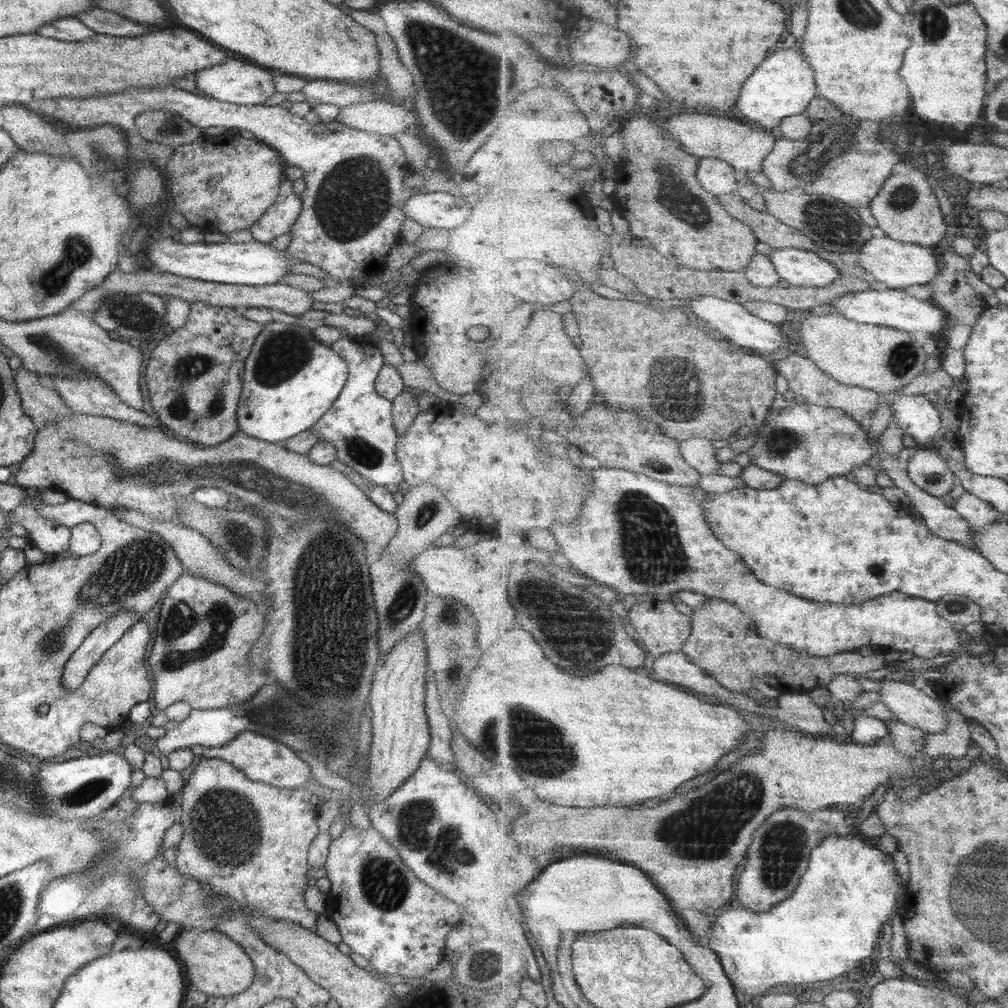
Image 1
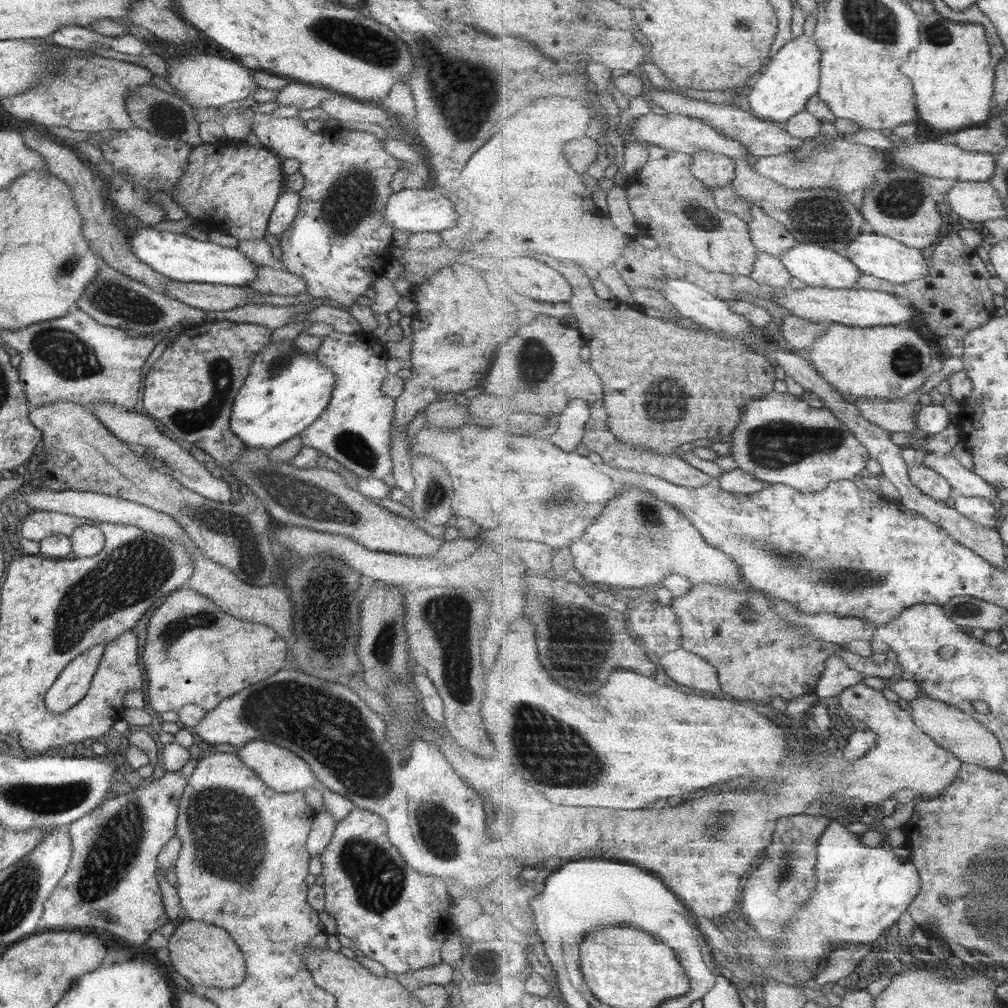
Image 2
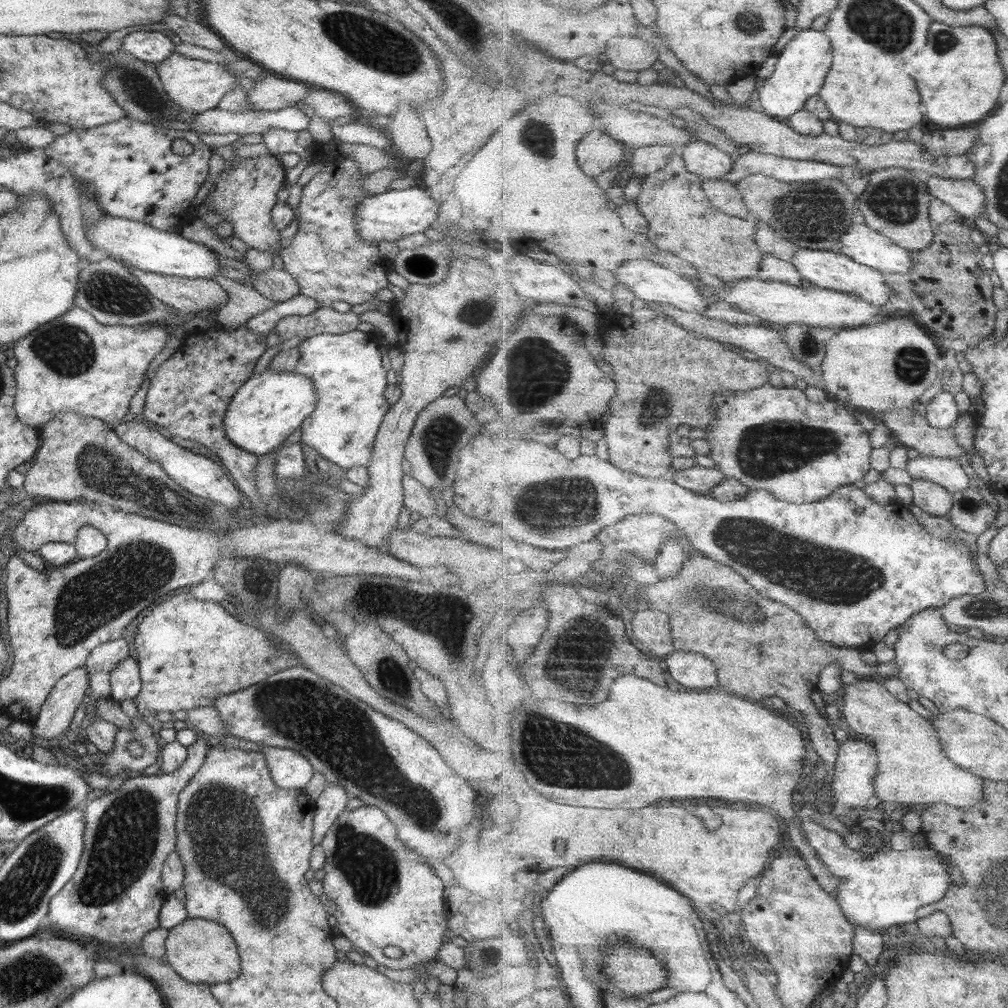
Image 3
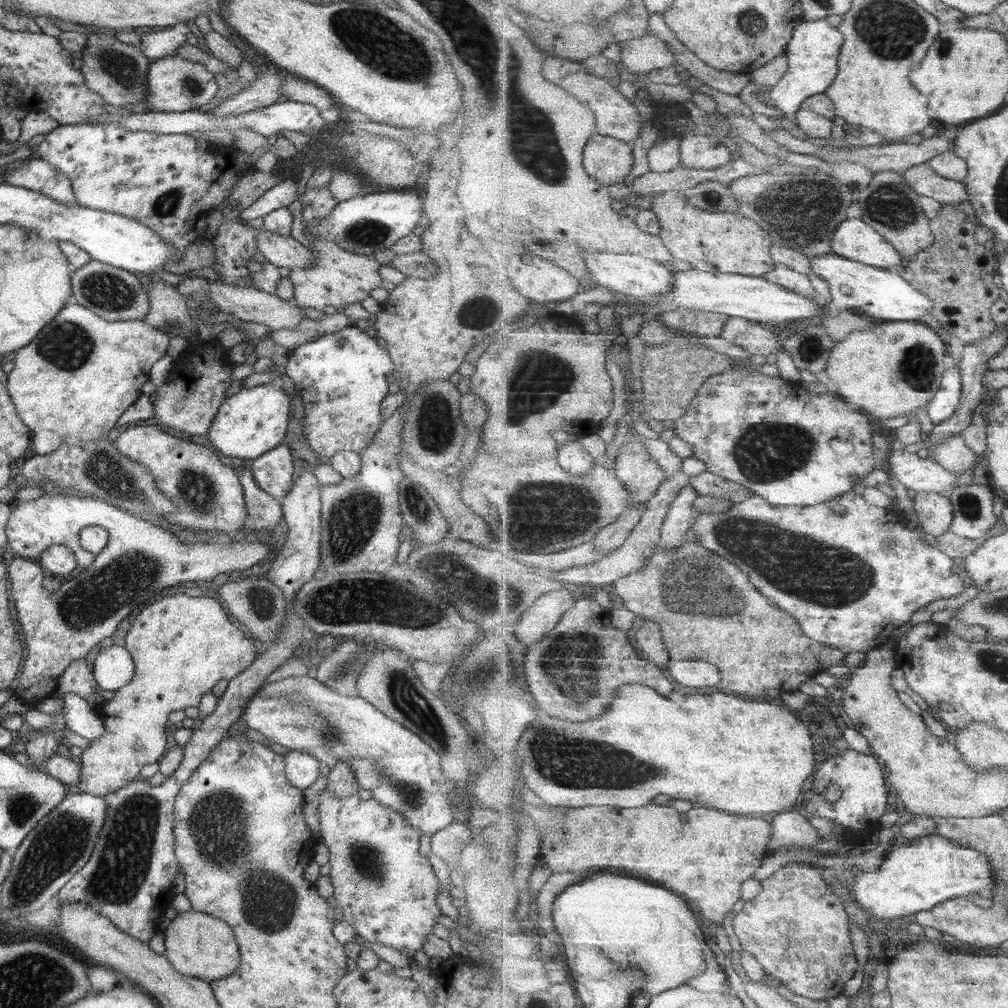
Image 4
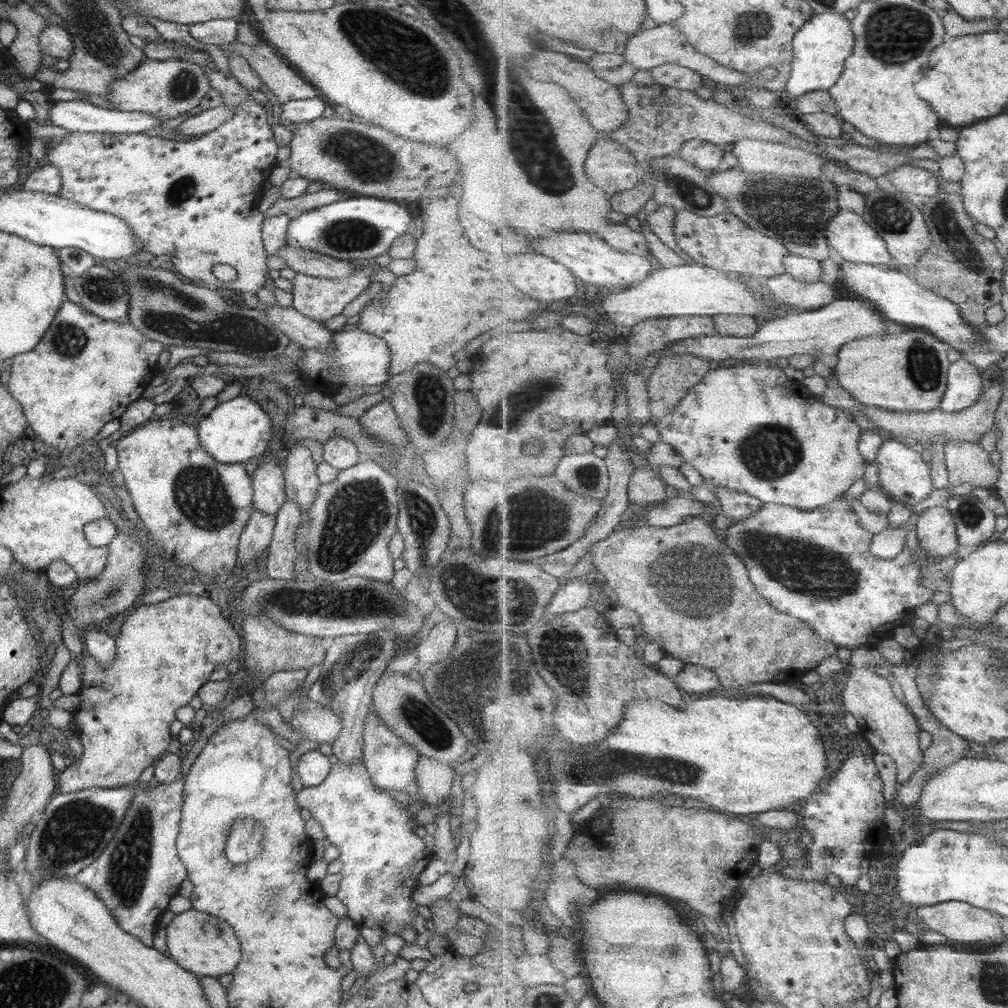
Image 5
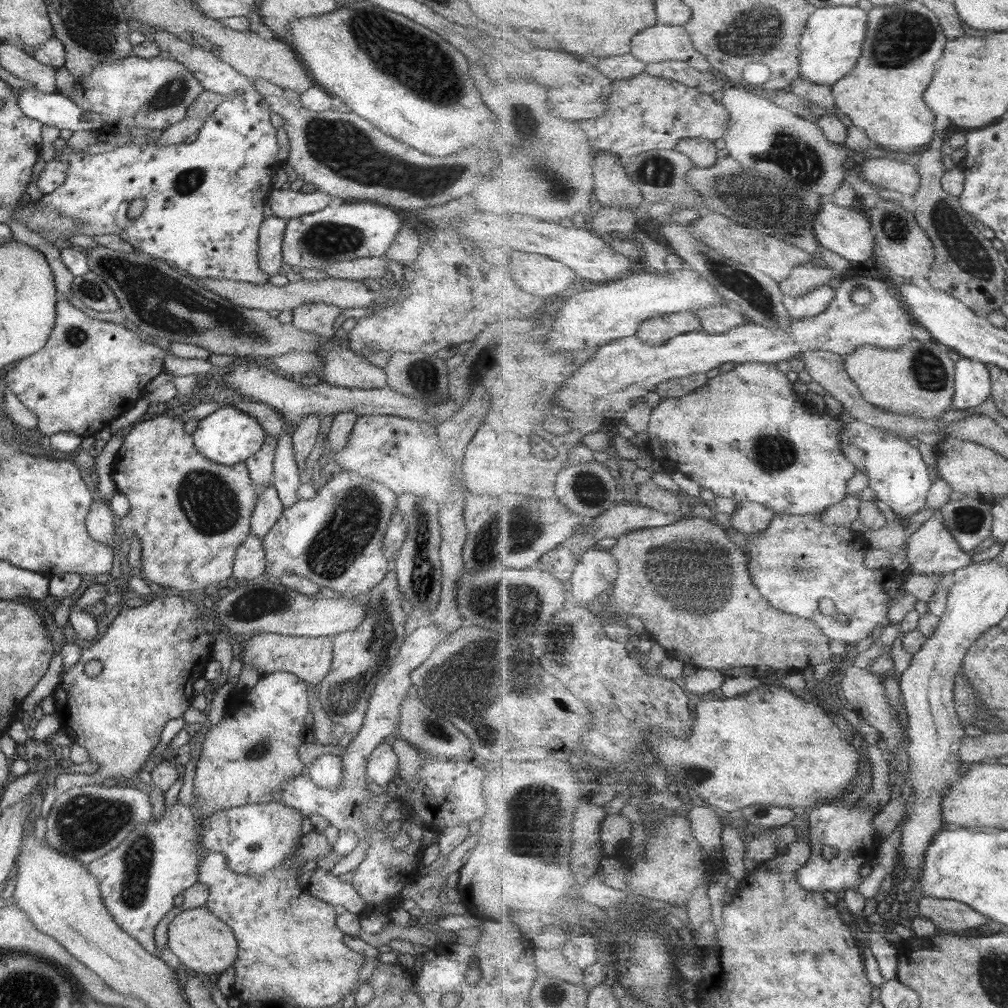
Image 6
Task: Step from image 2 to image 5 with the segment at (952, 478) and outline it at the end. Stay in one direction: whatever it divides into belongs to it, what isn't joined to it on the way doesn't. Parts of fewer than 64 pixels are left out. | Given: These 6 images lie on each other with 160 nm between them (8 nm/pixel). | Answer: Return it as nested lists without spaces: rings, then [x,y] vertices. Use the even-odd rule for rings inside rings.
[[[893,439],[889,441],[883,441],[878,450],[878,454],[875,460],[878,465],[878,478],[880,489],[887,494],[892,500],[896,500],[901,504],[907,505],[912,508],[919,502],[923,502],[926,498],[929,498],[929,494],[935,490],[933,485],[933,473],[932,466],[927,466],[927,462],[921,458],[921,452],[914,444],[908,443],[902,439]]]

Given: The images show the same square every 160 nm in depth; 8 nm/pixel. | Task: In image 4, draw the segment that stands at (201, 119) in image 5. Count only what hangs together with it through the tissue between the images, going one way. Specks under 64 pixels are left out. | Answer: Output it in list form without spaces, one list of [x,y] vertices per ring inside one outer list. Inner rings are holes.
[[[271,68],[257,76],[249,87],[226,98],[208,112],[215,117],[233,117],[275,103],[276,98],[280,96],[280,78]]]

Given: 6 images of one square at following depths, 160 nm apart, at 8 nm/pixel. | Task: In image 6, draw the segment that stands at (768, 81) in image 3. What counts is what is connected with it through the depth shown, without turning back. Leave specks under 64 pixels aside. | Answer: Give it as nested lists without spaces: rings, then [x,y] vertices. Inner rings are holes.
[[[856,6],[819,8],[811,18],[801,37],[801,76],[811,82],[832,87],[847,76],[861,58],[868,38],[869,11]]]

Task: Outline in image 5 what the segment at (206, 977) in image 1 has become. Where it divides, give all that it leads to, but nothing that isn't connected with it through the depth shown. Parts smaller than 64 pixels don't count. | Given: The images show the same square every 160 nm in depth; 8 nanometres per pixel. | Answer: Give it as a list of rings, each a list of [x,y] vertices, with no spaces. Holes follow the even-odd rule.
[[[188,909],[173,915],[171,920],[164,921],[163,925],[166,930],[167,957],[195,976],[217,978],[230,974],[241,958],[234,930],[225,921],[210,914]]]

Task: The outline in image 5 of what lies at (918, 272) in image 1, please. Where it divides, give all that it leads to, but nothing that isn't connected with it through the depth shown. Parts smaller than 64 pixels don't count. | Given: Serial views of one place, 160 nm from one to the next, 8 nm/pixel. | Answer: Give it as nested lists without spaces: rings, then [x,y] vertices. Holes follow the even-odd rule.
[[[841,209],[829,221],[828,241],[848,262],[895,267],[888,243],[862,215]]]

